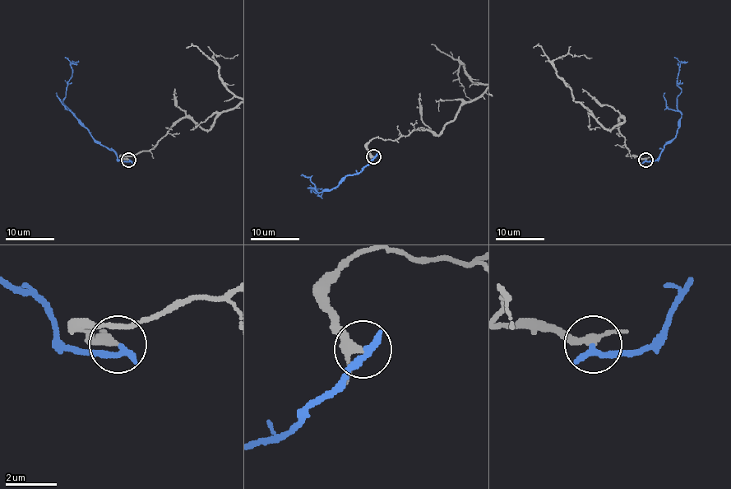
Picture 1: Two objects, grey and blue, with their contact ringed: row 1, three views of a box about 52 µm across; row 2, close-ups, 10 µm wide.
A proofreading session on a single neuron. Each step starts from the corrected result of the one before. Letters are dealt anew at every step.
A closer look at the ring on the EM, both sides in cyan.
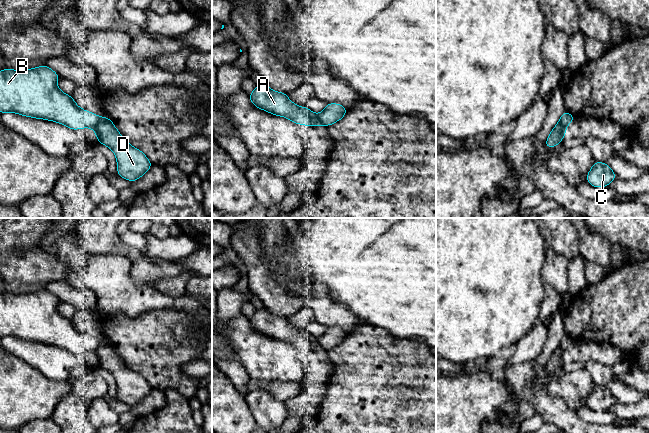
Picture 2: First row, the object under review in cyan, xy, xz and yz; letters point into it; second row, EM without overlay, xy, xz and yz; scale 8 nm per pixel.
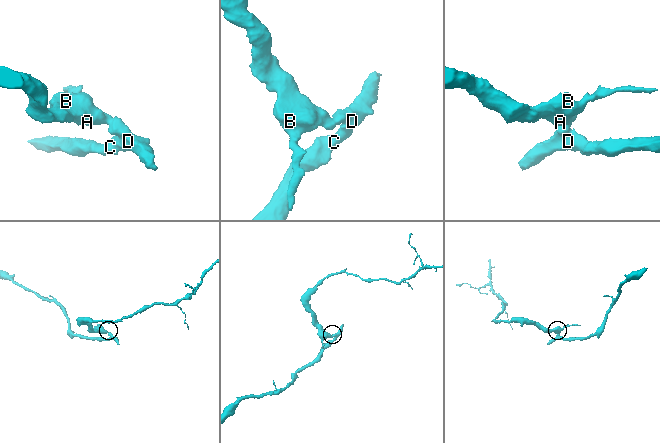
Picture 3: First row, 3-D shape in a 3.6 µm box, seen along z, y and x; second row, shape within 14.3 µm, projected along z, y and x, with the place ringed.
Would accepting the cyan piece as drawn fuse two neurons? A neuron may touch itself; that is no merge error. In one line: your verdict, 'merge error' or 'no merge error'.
merge error

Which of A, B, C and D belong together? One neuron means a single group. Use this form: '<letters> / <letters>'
A B / C D

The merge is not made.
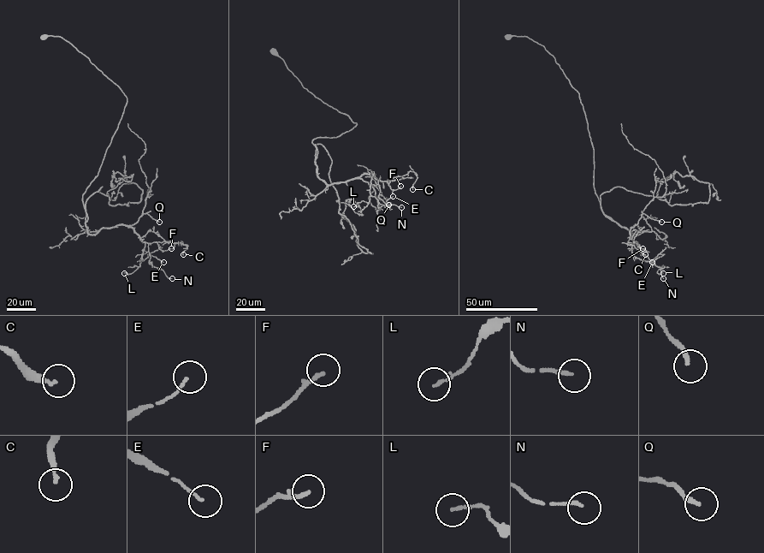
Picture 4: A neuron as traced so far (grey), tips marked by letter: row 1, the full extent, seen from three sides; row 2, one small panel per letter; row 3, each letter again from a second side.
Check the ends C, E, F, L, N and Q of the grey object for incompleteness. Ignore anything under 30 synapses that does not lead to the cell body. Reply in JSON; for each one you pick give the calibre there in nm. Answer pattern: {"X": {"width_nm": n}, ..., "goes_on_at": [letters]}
{"goes_on_at": []}

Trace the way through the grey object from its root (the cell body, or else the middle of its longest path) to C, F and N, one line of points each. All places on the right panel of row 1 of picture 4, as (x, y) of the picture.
C: (507, 37), (542, 45), (578, 92), (602, 211), (639, 234), (636, 224), (627, 243), (645, 254)
F: (507, 37), (525, 36), (542, 45), (578, 92), (602, 211), (639, 234), (636, 224), (630, 235), (642, 248)
N: (507, 37), (542, 45), (578, 92), (602, 211), (634, 234), (641, 229), (633, 226), (630, 238), (663, 278)

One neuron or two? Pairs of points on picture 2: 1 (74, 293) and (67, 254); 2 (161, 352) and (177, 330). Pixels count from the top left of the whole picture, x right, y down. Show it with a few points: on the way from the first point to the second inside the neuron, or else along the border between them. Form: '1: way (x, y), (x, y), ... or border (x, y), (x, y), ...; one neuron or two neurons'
1: border (64, 279), (74, 287), (89, 288), (95, 295); two neurons
2: border (171, 328), (171, 333), (178, 339), (196, 340); two neurons

